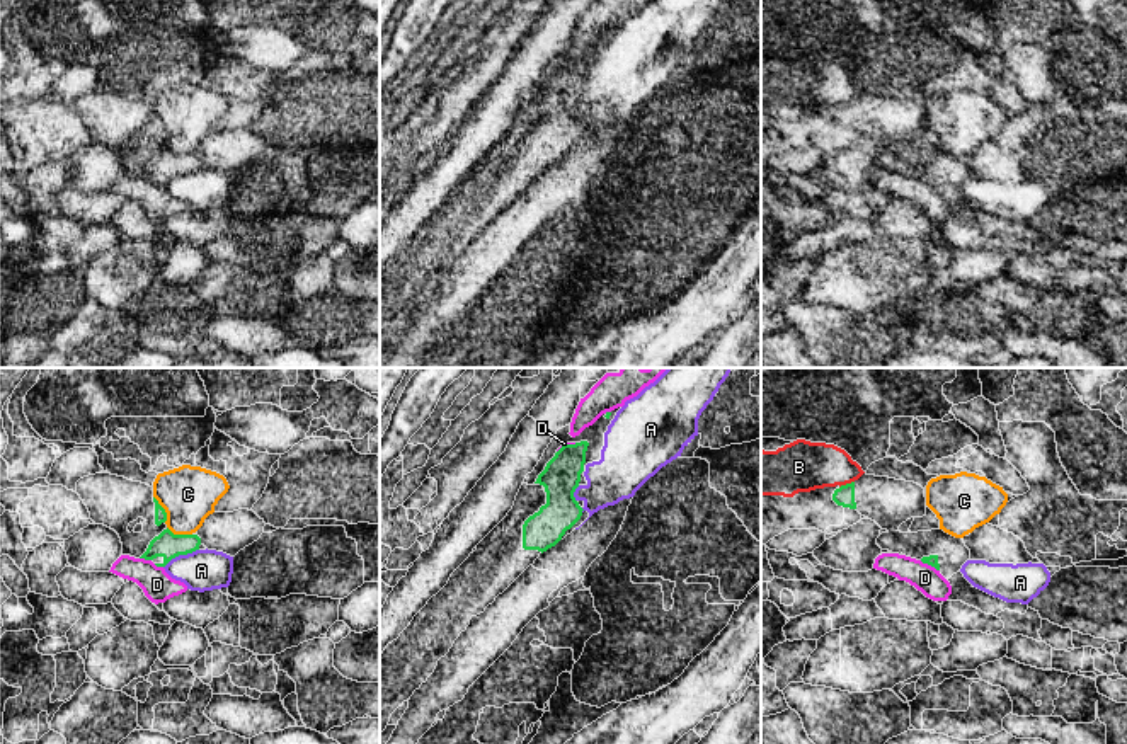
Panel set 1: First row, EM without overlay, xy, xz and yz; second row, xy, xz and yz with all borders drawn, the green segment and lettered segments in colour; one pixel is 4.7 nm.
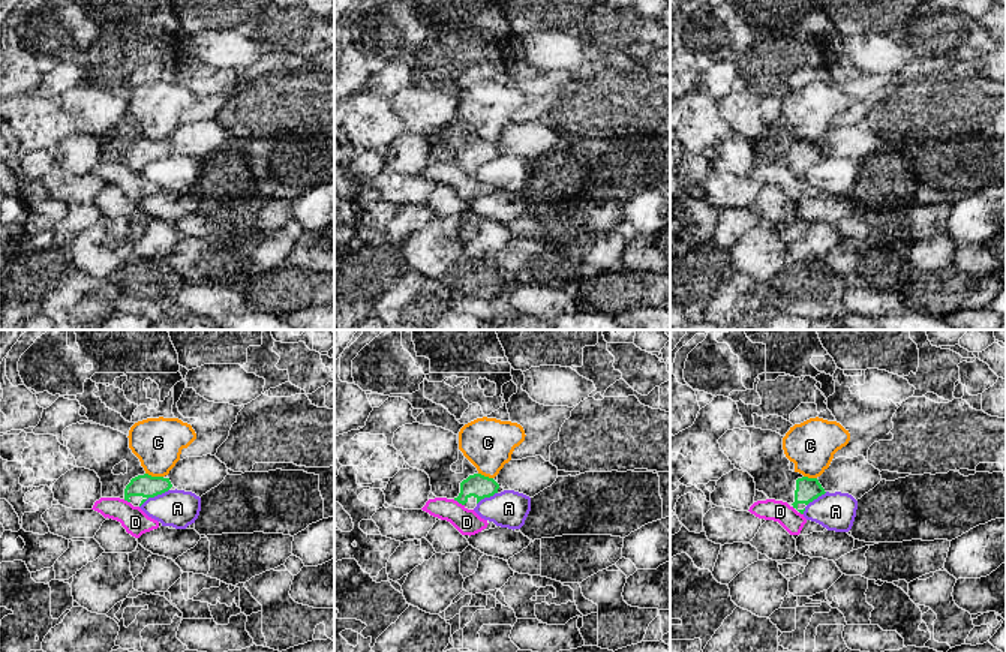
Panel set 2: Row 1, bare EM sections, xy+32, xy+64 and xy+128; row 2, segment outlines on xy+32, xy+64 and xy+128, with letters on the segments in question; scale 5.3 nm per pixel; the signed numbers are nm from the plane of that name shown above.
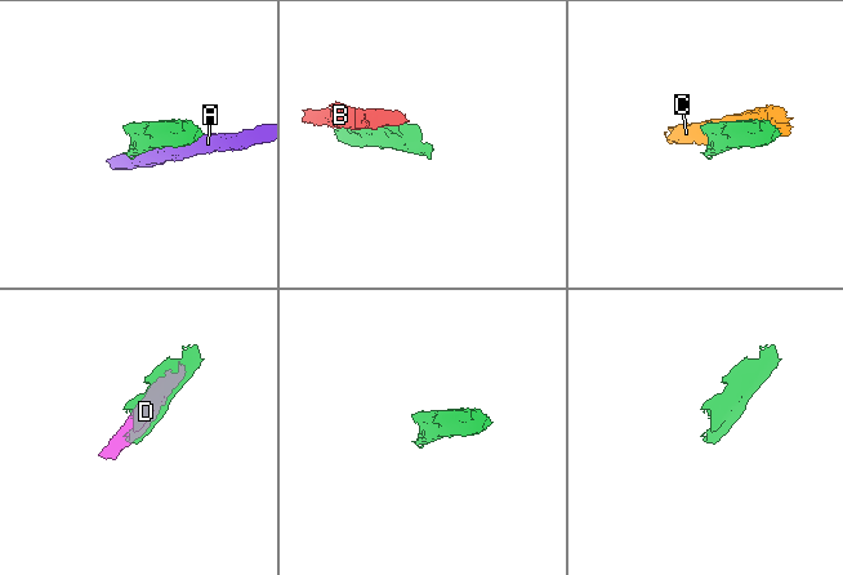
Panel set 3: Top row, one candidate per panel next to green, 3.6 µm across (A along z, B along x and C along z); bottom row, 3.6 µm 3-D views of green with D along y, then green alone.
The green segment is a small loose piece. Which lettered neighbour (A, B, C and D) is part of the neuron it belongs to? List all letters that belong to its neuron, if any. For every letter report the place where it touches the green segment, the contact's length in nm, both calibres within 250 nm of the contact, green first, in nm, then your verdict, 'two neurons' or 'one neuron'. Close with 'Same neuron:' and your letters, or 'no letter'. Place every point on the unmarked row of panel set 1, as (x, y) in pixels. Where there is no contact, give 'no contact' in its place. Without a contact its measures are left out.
A: contact xy (181, 172); length 190 nm; calibres 120 and 190 nm; two neurons
B: contact yz (846, 103); length 80 nm; calibres 100 and 240 nm; two neurons
C: contact xy (164, 128); length 140 nm; calibres 60 and 260 nm; two neurons
D: contact yz (930, 183); length 110 nm; calibres 50 and 130 nm; two neurons
Same neuron: no letter

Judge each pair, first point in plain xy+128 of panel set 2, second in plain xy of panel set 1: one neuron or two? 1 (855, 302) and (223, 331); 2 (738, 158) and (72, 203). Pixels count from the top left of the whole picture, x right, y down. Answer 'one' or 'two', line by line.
1: one
2: two

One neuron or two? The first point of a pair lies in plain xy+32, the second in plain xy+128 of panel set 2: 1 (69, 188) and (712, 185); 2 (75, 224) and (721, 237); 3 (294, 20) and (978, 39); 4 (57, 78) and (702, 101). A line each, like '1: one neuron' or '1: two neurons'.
1: one neuron
2: one neuron
3: one neuron
4: one neuron

